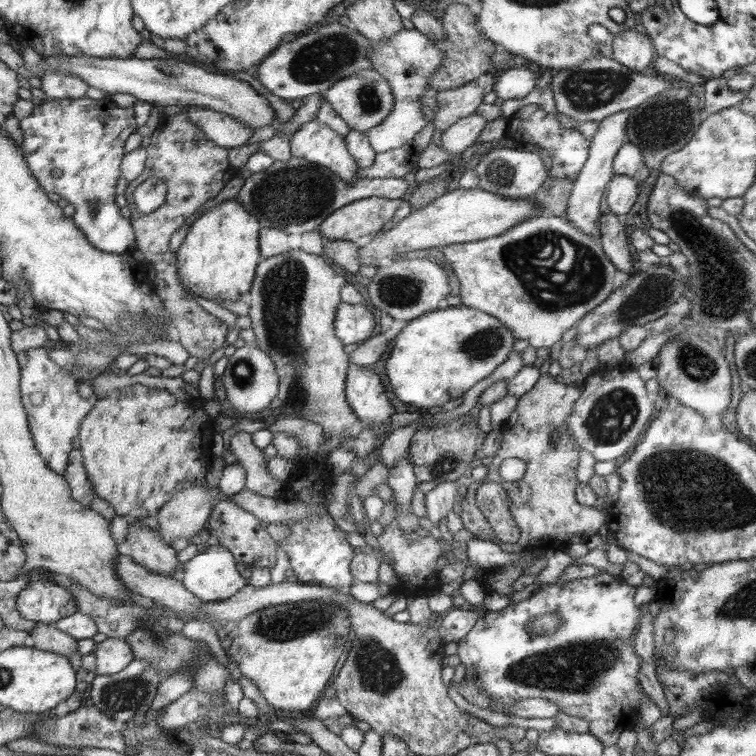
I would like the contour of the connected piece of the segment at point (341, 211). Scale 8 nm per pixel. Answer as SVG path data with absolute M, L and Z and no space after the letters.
M376 196L358 200L338 208L317 230L323 239L355 241L360 236L382 231L402 202Z

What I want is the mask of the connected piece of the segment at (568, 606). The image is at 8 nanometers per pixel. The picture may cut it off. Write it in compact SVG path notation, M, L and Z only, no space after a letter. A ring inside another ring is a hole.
M602 572L592 578L542 586L539 592L518 604L511 603L498 612L481 614L468 635L458 641L456 654L466 667L465 680L479 683L479 688L492 700L494 712L504 713L504 708L518 700L545 698L556 703L563 713L588 721L589 733L602 745L616 745L620 733L634 726L642 699L648 695L638 680L642 658L630 646L630 636L640 616L640 610L634 604L634 592L636 587L620 576ZM552 612L558 612L561 617L559 630L552 635L537 636L533 632L533 620Z

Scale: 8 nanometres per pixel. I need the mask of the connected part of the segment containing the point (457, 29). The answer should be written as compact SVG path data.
M452 3L446 8L440 22L445 36L444 39L436 41L444 53L444 58L442 58L440 68L430 76L429 85L436 91L454 89L490 72L493 55L499 48L482 32L478 16L471 12L467 5Z

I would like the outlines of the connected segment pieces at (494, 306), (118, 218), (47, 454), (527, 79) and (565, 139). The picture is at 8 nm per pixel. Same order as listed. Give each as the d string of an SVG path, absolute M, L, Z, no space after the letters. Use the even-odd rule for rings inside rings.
M536 215L502 235L476 242L450 244L439 249L460 281L462 306L498 317L515 337L528 340L534 348L551 349L561 345L562 334L604 303L615 290L614 274L618 268L601 247L600 237L588 236L565 217Z
M84 96L79 99L46 99L42 100L40 105L34 105L32 114L22 118L20 120L20 129L23 133L22 145L19 148L23 151L25 160L32 170L32 174L37 178L38 182L42 185L45 192L56 193L72 204L75 208L73 215L73 220L76 222L78 227L81 228L82 232L89 238L90 242L97 246L98 249L101 249L104 253L109 254L118 254L124 255L126 253L134 253L137 249L137 232L133 228L133 220L126 218L126 212L122 212L122 207L118 207L118 180L122 180L122 164L126 156L124 151L124 146L129 136L136 132L139 128L136 123L134 109L132 107L120 108L112 101L109 96L104 97L103 99L92 99L87 96ZM52 170L62 170L62 176L60 178L54 178L52 176Z
M44 347L18 351L17 354L22 367L22 401L29 413L29 427L32 429L37 450L54 472L63 475L70 463L68 454L72 454L72 438L80 434L81 424L87 418L88 410L93 410L97 398L92 393L91 398L78 396L76 378L70 378L68 371L62 372L48 358Z
M512 66L504 70L496 85L493 86L494 92L504 101L510 98L521 99L528 96L530 92L537 87L540 76L538 72L534 72L526 67Z
M537 104L525 105L508 118L505 137L514 142L530 143L548 151L548 155L552 159L549 177L570 181L577 180L578 172L582 170L585 162L589 159L589 147L592 143L586 140L576 128L568 130L568 128L560 126L554 114L547 114Z

